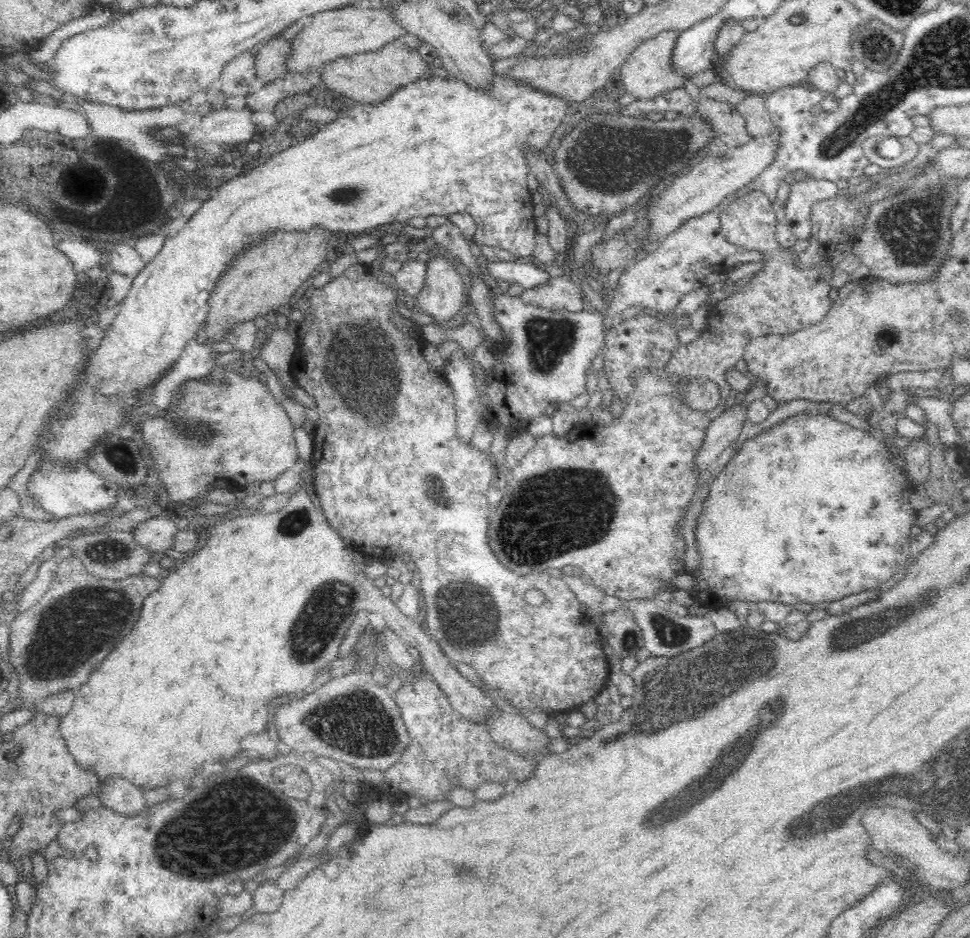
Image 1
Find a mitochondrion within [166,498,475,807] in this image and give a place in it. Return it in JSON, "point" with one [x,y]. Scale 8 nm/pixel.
{"point":[356,725]}

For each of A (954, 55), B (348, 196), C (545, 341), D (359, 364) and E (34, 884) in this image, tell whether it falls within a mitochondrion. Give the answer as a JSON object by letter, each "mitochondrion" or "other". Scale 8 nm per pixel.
{"A":"mitochondrion","B":"mitochondrion","C":"mitochondrion","D":"mitochondrion","E":"other"}

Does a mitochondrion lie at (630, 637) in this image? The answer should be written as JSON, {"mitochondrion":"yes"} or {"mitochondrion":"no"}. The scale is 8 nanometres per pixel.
{"mitochondrion":"yes"}

